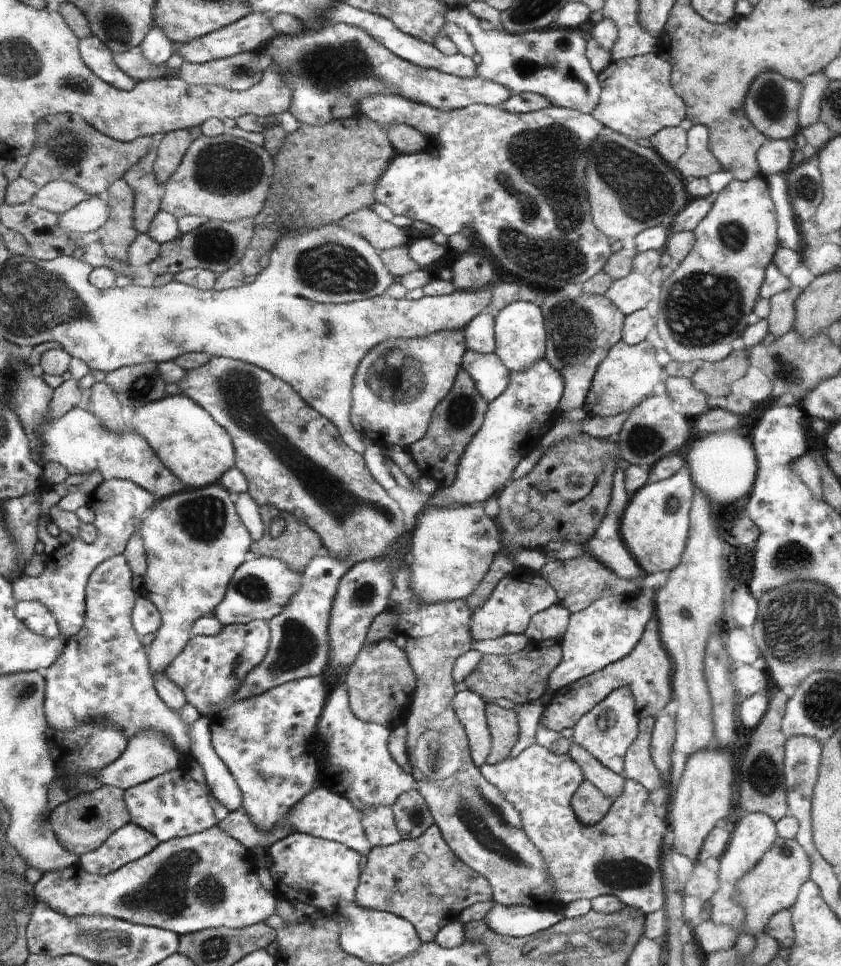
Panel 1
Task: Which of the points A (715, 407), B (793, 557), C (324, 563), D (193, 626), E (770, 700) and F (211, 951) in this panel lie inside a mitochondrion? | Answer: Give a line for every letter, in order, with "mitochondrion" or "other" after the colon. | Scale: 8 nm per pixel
A: other
B: mitochondrion
C: other
D: other
E: other
F: mitochondrion

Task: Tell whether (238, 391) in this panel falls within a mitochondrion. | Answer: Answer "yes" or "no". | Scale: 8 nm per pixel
yes

